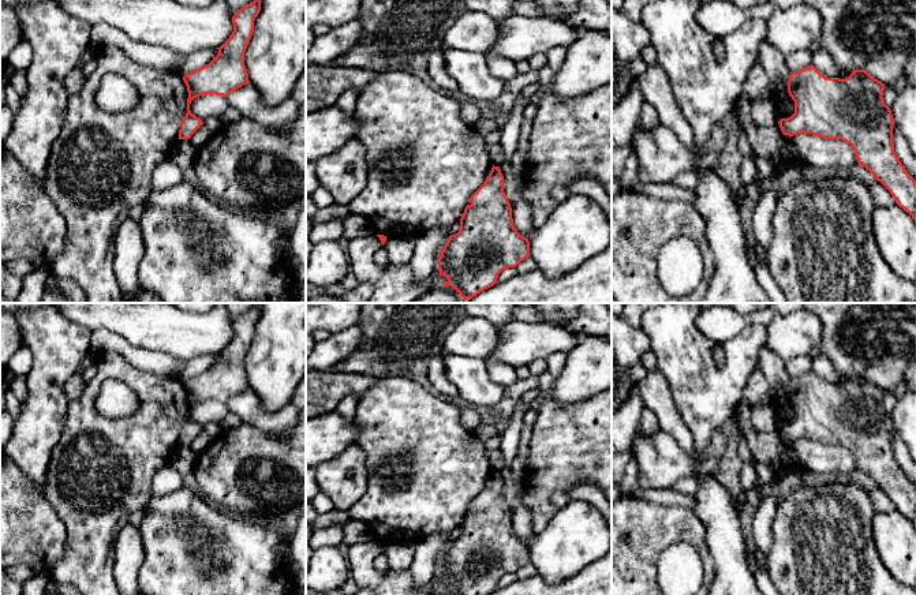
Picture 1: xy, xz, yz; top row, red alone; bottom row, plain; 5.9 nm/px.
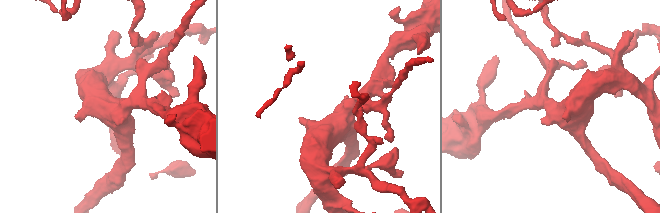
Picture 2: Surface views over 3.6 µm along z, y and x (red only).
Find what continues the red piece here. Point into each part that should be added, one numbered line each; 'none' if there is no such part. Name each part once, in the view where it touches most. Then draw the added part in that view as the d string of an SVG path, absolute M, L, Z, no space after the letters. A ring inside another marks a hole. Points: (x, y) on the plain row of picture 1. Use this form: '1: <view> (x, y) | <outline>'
none

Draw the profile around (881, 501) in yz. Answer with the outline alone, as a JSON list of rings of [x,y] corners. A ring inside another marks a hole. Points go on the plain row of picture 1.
[[[876,486],[870,494],[875,512],[889,513],[896,509],[890,497],[881,487]]]

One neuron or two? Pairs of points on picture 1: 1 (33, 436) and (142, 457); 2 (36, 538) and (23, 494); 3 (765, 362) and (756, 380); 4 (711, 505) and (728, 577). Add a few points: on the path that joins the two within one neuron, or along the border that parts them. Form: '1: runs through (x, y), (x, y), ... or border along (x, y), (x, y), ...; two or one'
1: border along (67, 410), (62, 437), (52, 451), (47, 471); two
2: runs through (25, 527), (23, 505); one
3: border along (758, 366), (766, 381), (769, 395); two
4: runs through (721, 523), (728, 547), (728, 560); one

